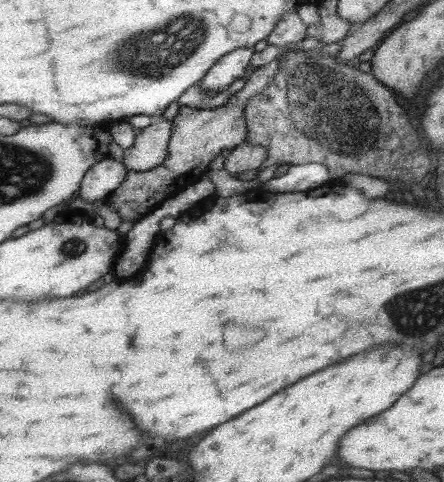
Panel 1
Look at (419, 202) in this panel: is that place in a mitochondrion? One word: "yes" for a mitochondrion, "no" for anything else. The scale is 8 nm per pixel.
no

